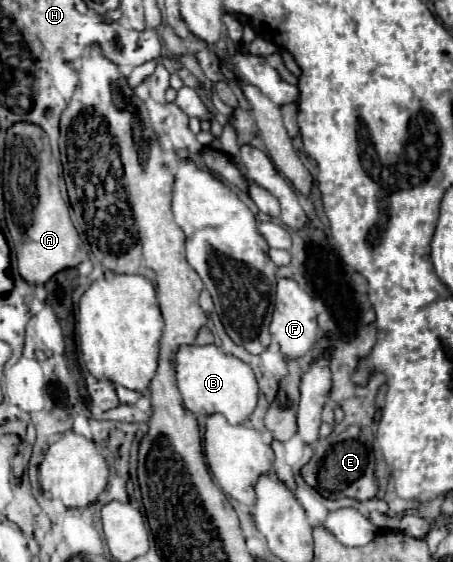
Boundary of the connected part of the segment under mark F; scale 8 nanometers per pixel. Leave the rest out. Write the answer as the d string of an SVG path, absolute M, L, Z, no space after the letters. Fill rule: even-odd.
M279 278L277 280L277 302L273 310L273 320L271 320L271 334L273 340L281 346L281 352L287 358L303 358L311 352L313 344L317 342L317 312L313 306L313 298L291 278Z

